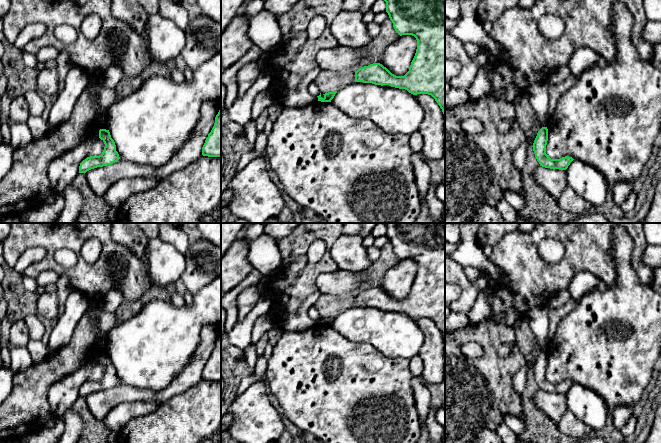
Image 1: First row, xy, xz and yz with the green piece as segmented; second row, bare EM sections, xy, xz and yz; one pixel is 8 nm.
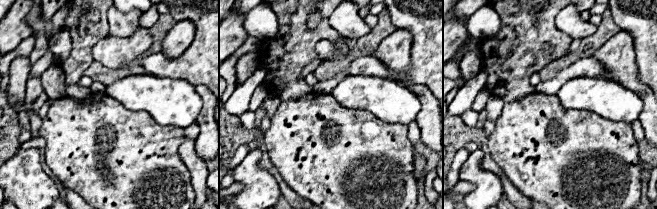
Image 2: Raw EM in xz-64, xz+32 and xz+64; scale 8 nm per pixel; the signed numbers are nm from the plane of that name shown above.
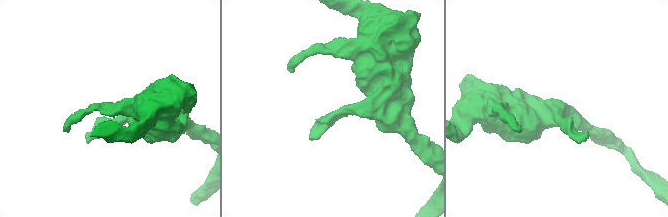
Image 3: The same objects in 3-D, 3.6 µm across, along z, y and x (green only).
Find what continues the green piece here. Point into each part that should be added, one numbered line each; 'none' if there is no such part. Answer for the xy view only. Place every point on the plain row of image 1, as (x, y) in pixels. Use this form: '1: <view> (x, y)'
none

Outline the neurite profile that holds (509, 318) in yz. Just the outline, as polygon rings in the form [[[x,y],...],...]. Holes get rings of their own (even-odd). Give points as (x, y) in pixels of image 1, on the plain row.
[[[508,309],[500,319],[500,325],[505,327],[513,326],[519,319],[519,314],[513,309]]]

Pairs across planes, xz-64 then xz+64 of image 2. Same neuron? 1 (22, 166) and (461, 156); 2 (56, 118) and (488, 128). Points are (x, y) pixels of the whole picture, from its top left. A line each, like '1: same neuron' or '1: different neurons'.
1: different neurons
2: different neurons

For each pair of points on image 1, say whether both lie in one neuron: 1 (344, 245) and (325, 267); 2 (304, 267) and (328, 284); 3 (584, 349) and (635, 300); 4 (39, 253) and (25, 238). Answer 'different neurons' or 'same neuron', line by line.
1: different neurons
2: different neurons
3: same neuron
4: different neurons

